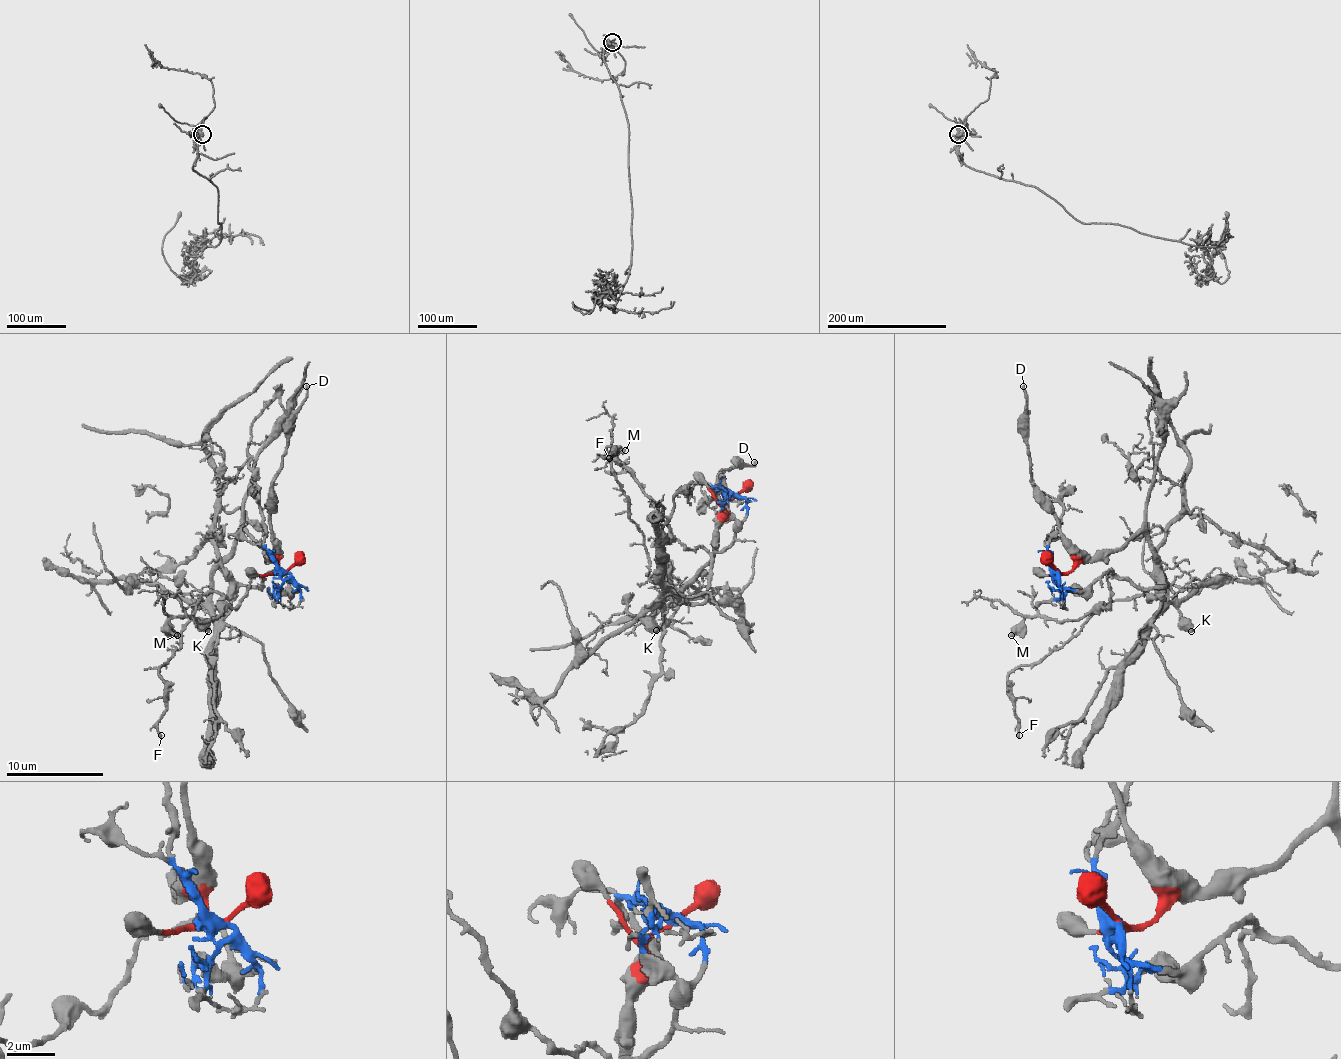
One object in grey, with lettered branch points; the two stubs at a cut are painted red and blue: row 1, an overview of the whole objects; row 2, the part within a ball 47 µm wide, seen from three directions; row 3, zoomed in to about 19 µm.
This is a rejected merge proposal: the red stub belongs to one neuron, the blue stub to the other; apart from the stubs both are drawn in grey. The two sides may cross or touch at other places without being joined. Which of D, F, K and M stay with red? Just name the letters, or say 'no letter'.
D, K

